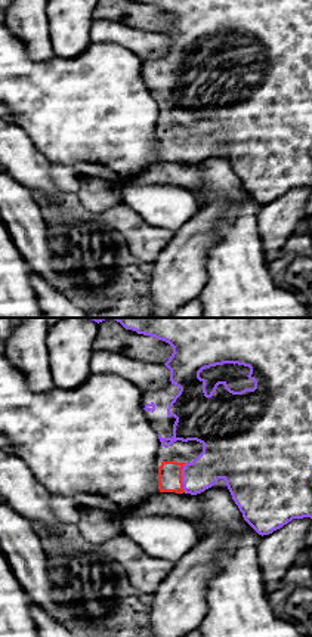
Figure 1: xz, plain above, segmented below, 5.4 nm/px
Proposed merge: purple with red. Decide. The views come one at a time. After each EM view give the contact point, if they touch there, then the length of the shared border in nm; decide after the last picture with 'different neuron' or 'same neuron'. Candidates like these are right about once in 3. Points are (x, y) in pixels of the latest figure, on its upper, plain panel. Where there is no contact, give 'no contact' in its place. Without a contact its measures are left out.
meets purple at (182, 147); contact 160 nm long

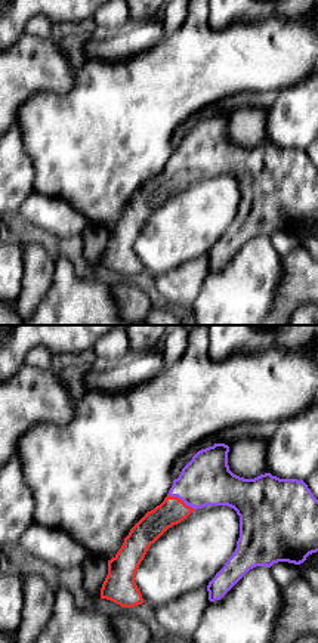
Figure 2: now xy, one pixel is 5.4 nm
meets purple at (182, 169); contact 170 nm long

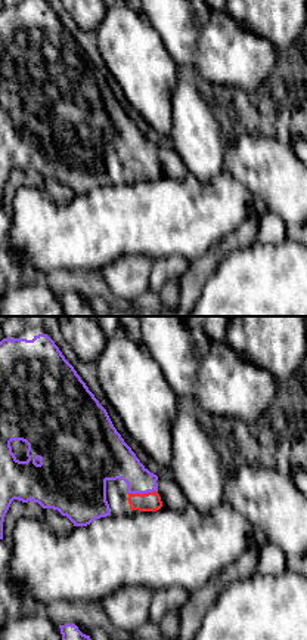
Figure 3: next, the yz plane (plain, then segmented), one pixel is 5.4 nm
meets purple at (142, 161); contact 160 nm long

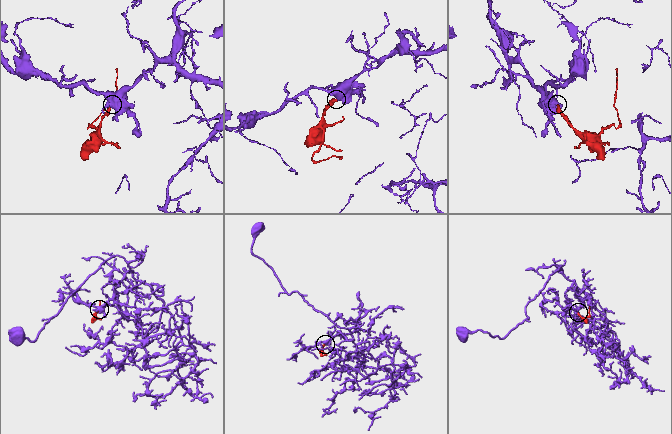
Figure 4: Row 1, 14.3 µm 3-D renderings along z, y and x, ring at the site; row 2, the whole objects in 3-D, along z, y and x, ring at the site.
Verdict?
same neuron

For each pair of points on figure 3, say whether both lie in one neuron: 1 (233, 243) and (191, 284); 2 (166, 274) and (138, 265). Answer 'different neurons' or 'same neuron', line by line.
1: same neuron
2: different neurons

